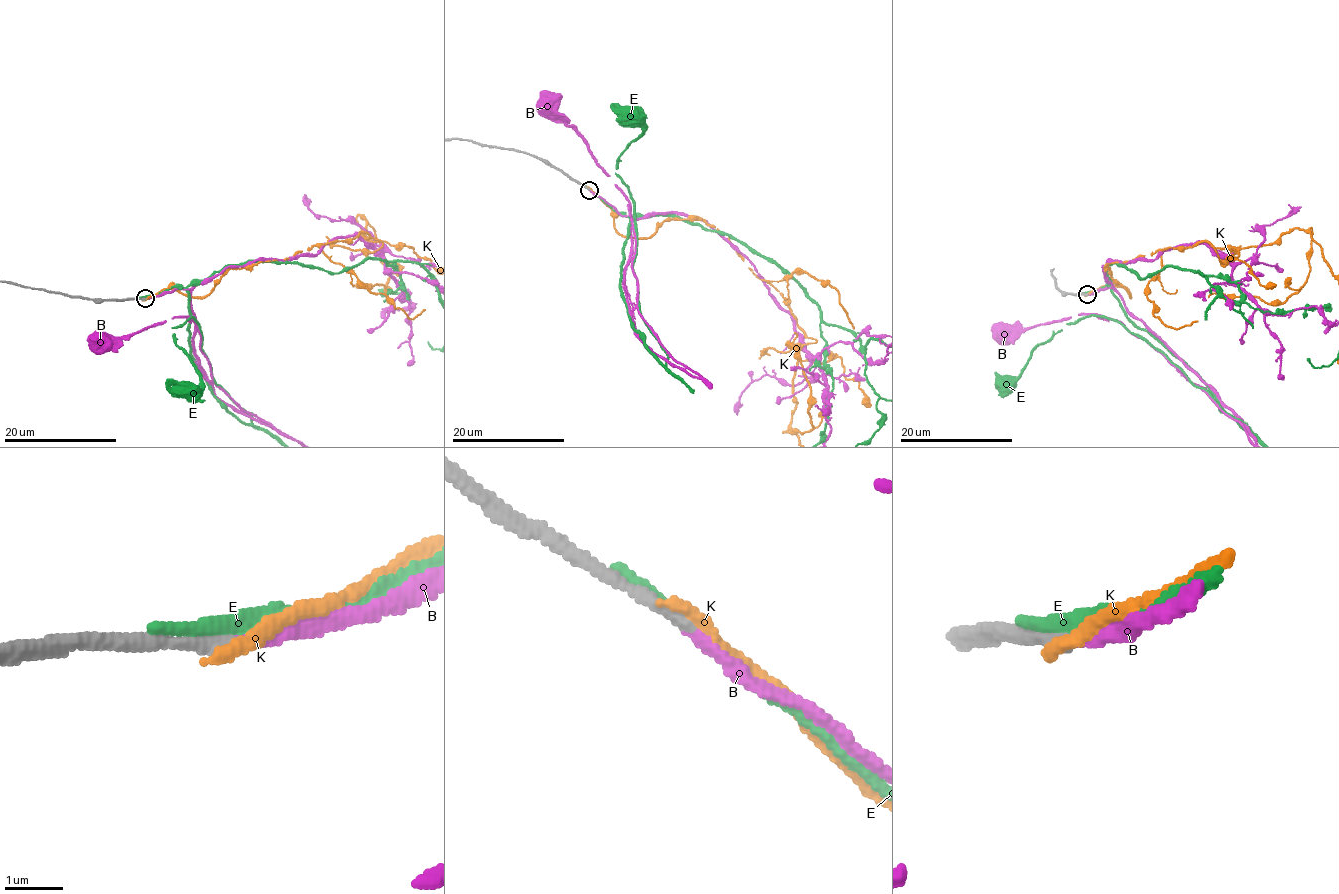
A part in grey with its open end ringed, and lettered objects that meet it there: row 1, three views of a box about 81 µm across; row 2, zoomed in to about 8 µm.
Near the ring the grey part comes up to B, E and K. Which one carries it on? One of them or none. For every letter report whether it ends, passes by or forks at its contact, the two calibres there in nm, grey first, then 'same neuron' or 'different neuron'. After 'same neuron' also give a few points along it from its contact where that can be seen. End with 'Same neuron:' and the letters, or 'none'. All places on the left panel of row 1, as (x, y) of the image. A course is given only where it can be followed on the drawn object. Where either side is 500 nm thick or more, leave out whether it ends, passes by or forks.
B: it ends | 240/240 nm | same neuron | via (145, 298), (189, 289), (196, 358), (211, 384), (197, 324), (187, 317), (123, 335), (105, 349), (101, 344)
E: it ends | 320/280 nm | different neuron
K: it ends | 260/260 nm | different neuron
Same neuron: B

